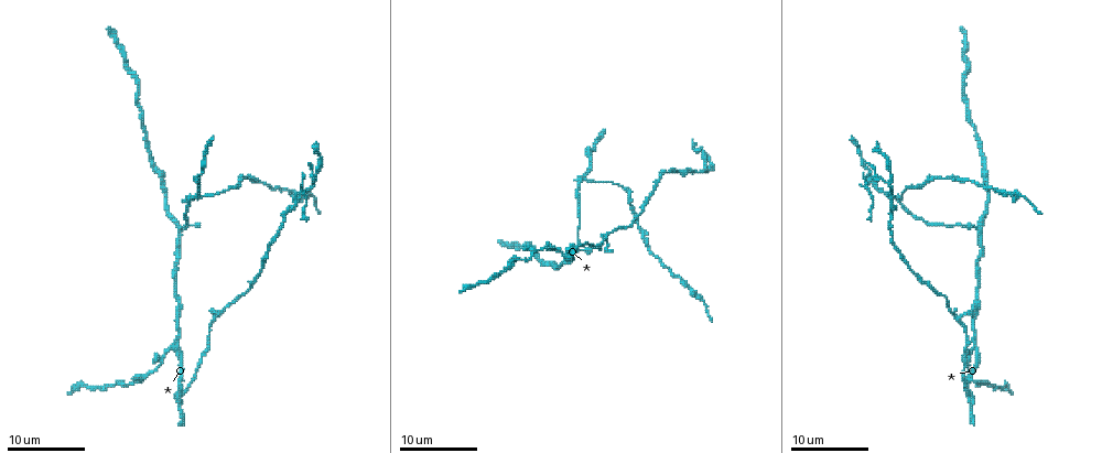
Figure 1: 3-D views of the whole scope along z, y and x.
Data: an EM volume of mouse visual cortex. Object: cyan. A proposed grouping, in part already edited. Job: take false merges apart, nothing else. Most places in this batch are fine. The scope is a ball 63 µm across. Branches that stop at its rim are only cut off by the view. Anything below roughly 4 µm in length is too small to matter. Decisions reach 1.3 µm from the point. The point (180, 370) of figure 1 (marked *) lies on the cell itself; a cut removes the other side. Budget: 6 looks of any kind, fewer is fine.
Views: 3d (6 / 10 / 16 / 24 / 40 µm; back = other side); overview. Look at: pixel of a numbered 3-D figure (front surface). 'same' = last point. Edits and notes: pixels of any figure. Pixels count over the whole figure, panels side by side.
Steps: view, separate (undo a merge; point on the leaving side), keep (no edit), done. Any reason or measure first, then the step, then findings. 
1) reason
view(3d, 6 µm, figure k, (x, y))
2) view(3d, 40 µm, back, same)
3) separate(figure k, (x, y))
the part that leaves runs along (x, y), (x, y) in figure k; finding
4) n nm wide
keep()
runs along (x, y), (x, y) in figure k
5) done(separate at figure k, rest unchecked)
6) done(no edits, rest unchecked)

small branch off a trunk
view(3d, 10 µm, figure 1, (973, 346))

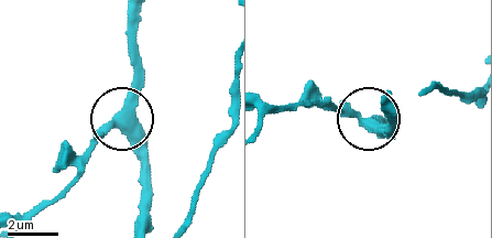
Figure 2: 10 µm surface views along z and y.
keep()
runs along (142, 196), (142, 141), (130, 122), (117, 122), (75, 164) in figure 2; continuous, no second cell

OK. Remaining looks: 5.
four-way junction
view(3d, 16 µm, figure 1, (182, 227))

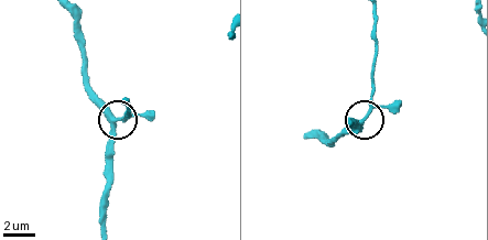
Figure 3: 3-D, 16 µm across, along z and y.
4 arms
keep()
runs along (106, 221), (106, 171), (115, 119), (91, 93) in figure 3; all the same cell

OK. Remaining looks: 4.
three-way junction
view(3d, 10 µm, figure 1, (190, 197))

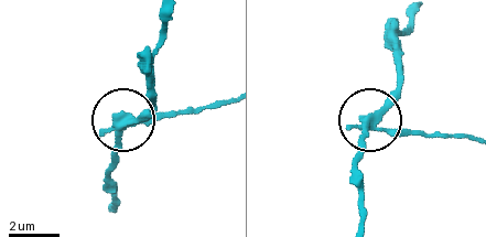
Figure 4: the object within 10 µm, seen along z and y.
300 nm wide
separate(figure 4, (407, 136))
the part that leaves runs along (373, 128), (472, 138) in figure 4; a second cell is stuck on

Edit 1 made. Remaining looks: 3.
done(separate at figure 4, rest unchecked)

